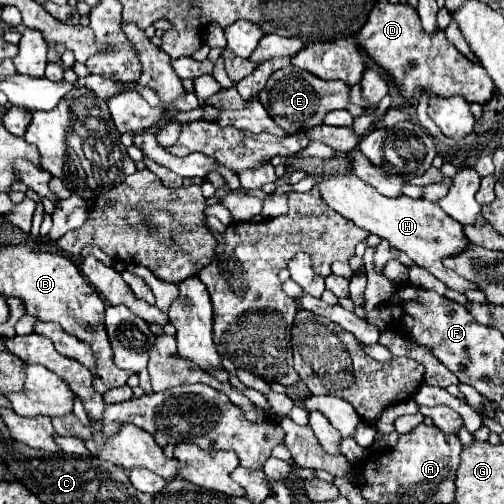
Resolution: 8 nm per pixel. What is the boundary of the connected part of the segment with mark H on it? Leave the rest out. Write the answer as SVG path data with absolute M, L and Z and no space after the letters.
M353 173L333 175L331 179L319 183L317 187L321 191L321 197L339 215L351 219L361 229L389 241L391 247L407 253L415 265L433 273L449 289L453 289L457 293L465 293L469 289L479 289L477 283L469 283L467 279L463 279L455 271L443 267L443 259L455 257L455 255L459 255L459 251L465 251L469 241L463 235L463 225L459 225L443 209L439 209L437 203L423 201L423 199L411 199L405 195L385 197L379 191L375 191L375 187L357 179Z

